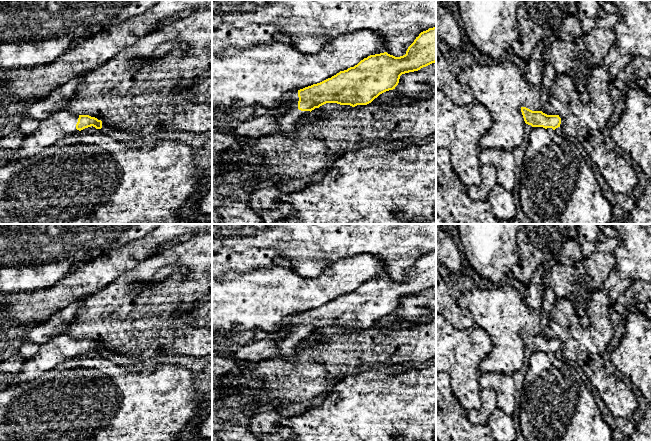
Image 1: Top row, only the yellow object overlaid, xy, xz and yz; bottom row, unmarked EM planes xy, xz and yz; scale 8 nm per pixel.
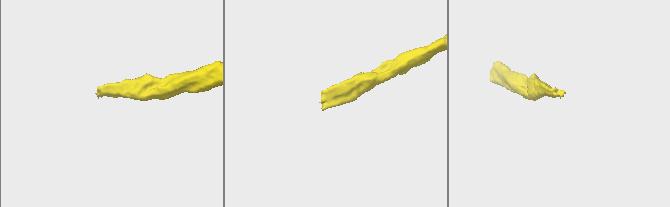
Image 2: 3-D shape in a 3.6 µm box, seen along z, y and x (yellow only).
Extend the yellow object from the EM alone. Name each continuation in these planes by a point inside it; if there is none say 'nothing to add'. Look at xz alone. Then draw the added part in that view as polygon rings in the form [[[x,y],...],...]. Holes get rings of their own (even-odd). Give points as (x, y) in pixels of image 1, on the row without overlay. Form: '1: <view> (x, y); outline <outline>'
1: xz (288, 339); outline [[[298,315],[288,317],[283,321],[280,329],[277,331],[278,337],[274,341],[278,348],[275,356],[292,355],[302,341],[310,338],[310,335],[298,333],[298,325]]]

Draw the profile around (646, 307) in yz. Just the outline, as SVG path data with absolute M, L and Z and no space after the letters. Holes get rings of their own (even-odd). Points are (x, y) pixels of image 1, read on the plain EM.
M647 300L640 307L641 307L645 317L647 318L647 320L651 323L651 301Z

